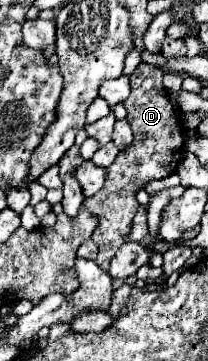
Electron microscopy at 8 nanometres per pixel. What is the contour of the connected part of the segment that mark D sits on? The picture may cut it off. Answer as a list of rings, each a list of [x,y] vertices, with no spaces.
[[[141,62],[135,72],[129,76],[131,78],[131,94],[125,100],[127,108],[127,120],[133,128],[135,140],[131,146],[119,152],[115,162],[107,168],[107,180],[101,192],[97,192],[93,198],[87,198],[83,204],[87,210],[99,220],[95,232],[93,232],[93,242],[99,246],[99,256],[97,264],[107,270],[113,254],[129,242],[129,226],[133,222],[133,216],[137,212],[137,200],[135,192],[141,190],[149,180],[153,178],[163,178],[175,172],[177,162],[173,160],[173,126],[177,124],[183,131],[183,123],[180,114],[174,109],[167,96],[163,84],[159,84],[159,68],[153,64]]]

